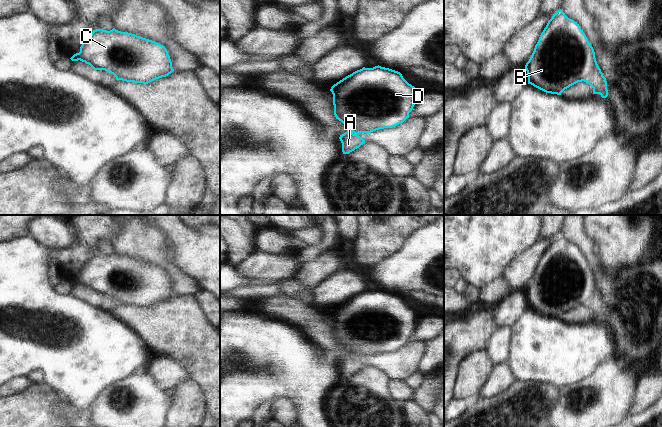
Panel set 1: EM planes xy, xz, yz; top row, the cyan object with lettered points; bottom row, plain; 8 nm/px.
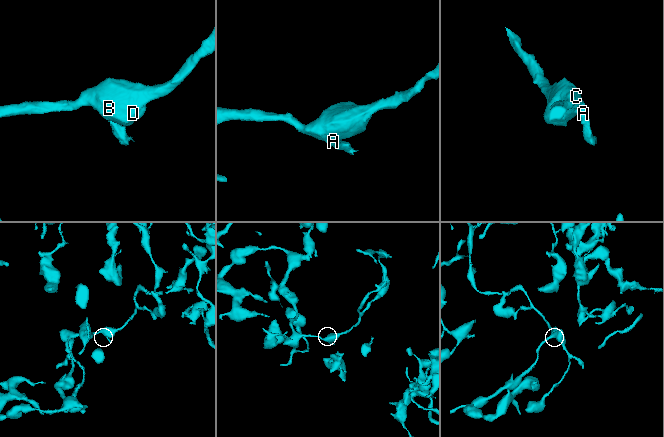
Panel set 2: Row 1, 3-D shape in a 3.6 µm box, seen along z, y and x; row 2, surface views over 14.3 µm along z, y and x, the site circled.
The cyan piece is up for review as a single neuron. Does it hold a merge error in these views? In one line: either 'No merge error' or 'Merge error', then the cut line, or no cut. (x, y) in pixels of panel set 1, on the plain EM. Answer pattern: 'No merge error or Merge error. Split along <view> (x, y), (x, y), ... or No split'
No merge error. No split

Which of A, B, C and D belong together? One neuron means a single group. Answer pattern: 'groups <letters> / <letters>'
groups A B C D

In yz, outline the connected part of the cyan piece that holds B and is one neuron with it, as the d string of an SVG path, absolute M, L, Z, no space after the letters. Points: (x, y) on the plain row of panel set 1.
M561 233L554 237L548 245L535 269L529 285L525 289L525 293L527 295L528 308L546 317L561 319L565 313L584 305L593 312L593 318L600 318L602 322L608 320L607 305L597 288L593 271L579 248L568 242Z

